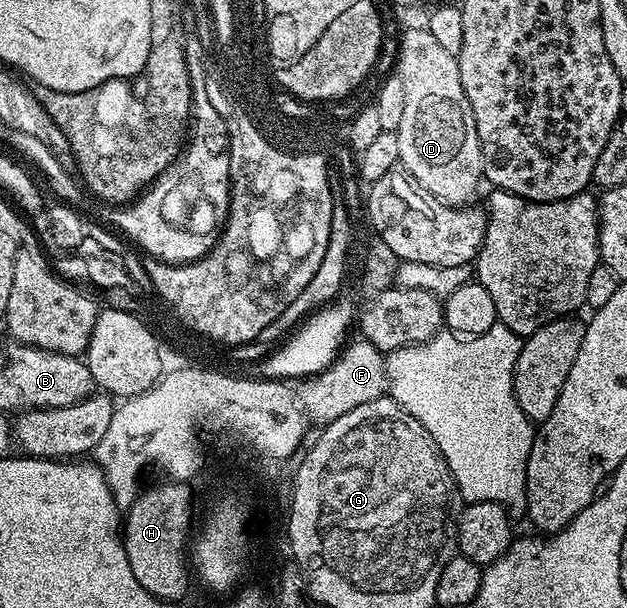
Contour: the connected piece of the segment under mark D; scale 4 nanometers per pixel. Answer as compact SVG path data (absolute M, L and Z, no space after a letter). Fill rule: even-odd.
M418 24L401 31L396 68L404 89L403 117L395 131L401 167L446 205L471 203L484 178L483 154L472 106L460 81L457 57L445 51L429 29Z

